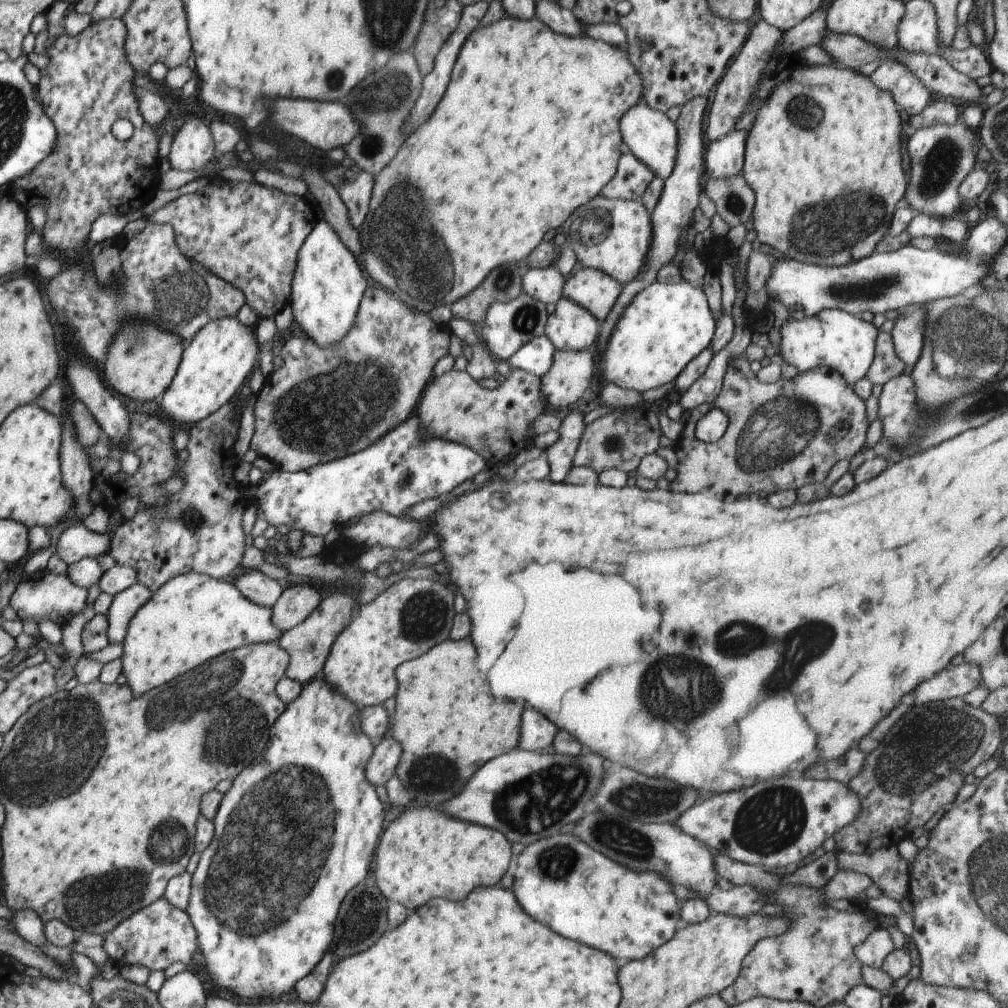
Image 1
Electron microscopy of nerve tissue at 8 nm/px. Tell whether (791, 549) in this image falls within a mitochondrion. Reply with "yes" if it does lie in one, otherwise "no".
no

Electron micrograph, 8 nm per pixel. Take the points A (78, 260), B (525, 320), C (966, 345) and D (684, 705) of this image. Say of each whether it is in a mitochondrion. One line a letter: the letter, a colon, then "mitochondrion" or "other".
A: other
B: mitochondrion
C: mitochondrion
D: mitochondrion

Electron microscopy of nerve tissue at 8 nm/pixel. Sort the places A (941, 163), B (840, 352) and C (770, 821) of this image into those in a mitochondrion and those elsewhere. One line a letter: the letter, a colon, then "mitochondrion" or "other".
A: mitochondrion
B: other
C: mitochondrion

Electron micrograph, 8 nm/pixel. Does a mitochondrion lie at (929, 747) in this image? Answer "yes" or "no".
yes

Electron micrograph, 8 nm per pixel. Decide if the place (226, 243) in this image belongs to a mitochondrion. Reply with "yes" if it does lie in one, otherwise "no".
no

